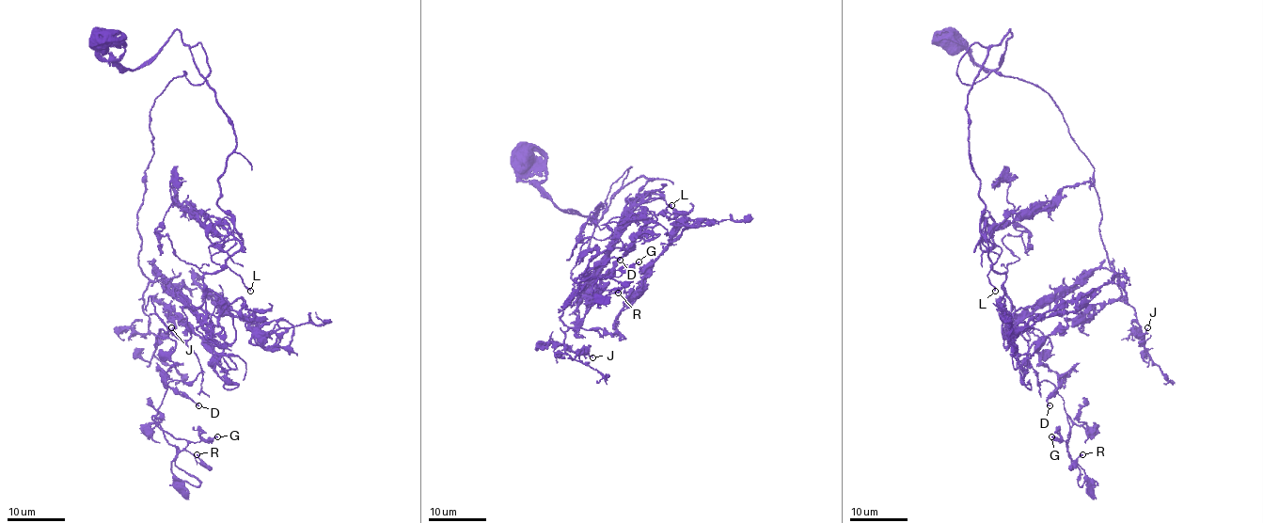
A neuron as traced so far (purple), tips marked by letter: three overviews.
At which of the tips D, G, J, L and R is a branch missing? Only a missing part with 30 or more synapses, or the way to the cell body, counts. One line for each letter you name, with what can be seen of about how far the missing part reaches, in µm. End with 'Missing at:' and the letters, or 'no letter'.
Missing at: no letter

